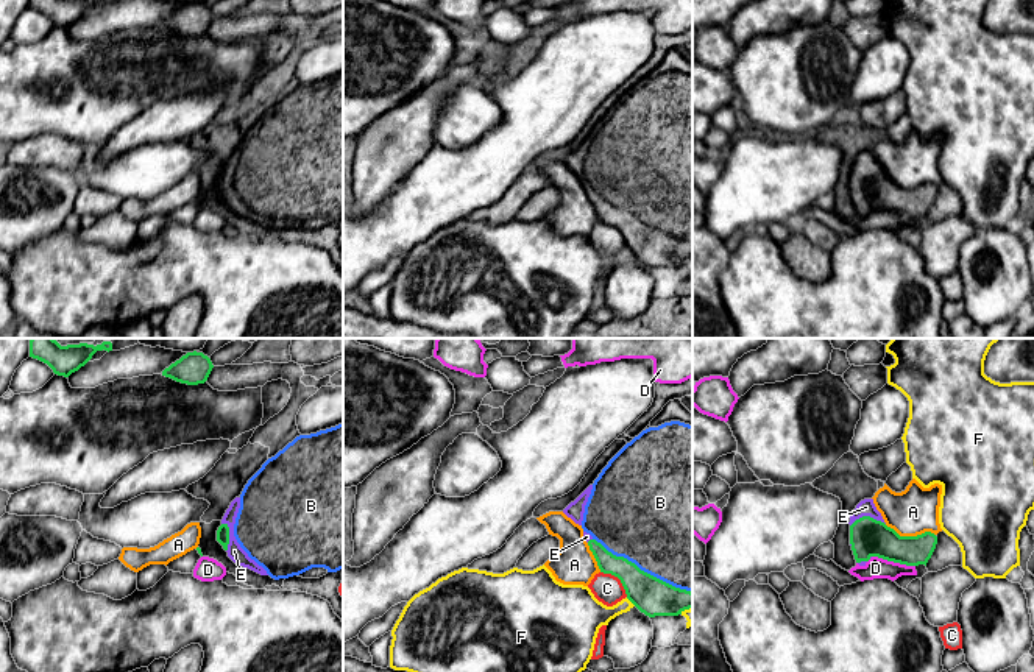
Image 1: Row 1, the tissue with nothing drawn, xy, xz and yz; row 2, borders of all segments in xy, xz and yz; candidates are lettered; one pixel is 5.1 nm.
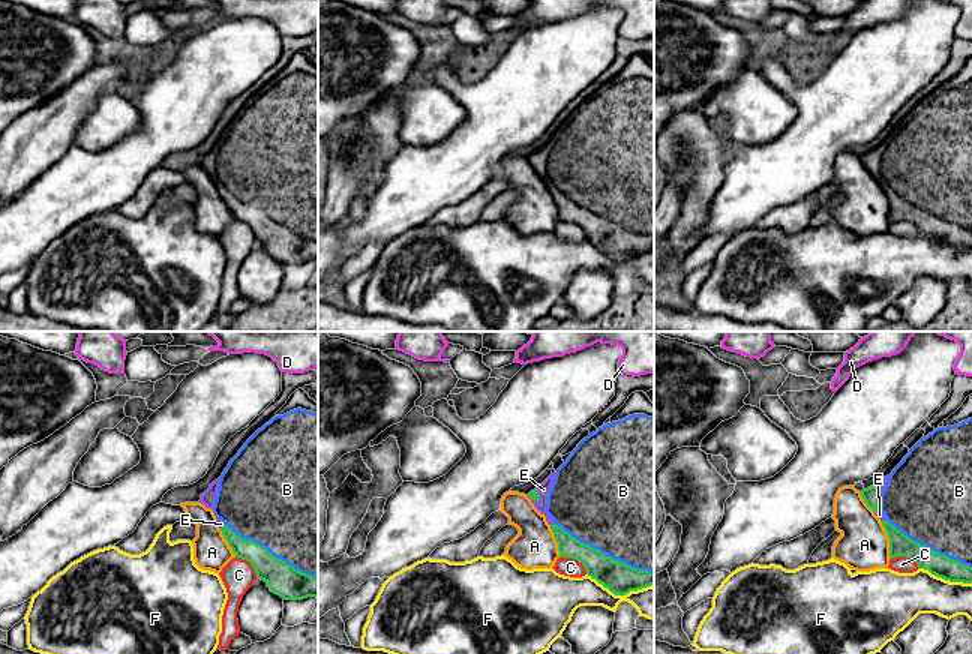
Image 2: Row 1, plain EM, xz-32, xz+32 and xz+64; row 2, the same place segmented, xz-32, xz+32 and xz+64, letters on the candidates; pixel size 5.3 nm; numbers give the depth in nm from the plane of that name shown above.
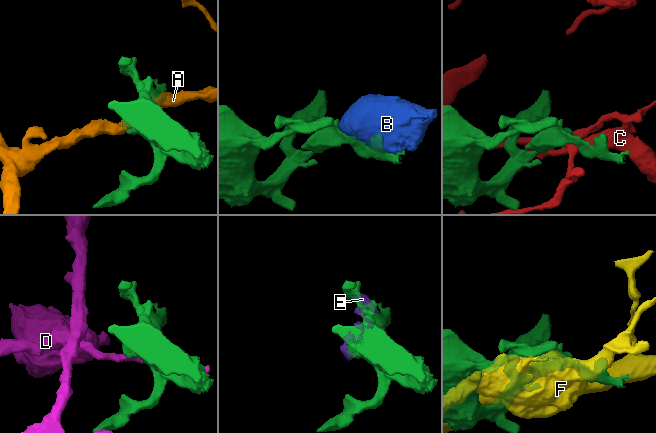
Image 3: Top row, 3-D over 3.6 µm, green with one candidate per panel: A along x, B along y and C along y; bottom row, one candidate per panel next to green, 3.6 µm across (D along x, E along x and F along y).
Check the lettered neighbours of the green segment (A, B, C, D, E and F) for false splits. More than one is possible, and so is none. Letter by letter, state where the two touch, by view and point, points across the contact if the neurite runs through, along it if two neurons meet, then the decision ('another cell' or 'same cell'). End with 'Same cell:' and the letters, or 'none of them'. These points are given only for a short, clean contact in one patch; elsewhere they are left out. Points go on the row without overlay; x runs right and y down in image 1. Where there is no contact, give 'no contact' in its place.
A: contact yz (910, 187); another cell
B: contact xz (643, 222); another cell
C: contact xz (618, 228); another cell
D: contact yz (891, 211); another cell
E: contact yz (867, 167); another cell
F: contact xz (630, 251); another cell
Same cell: none of them

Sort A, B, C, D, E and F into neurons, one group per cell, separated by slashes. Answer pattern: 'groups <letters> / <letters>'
groups A / B E / C / D / F

